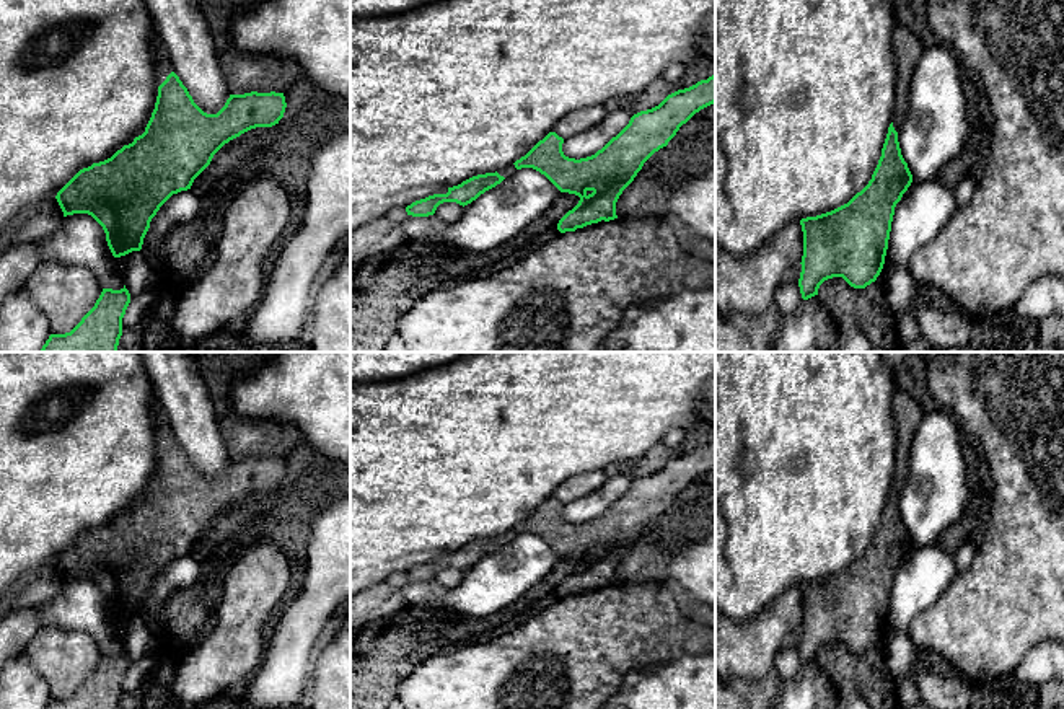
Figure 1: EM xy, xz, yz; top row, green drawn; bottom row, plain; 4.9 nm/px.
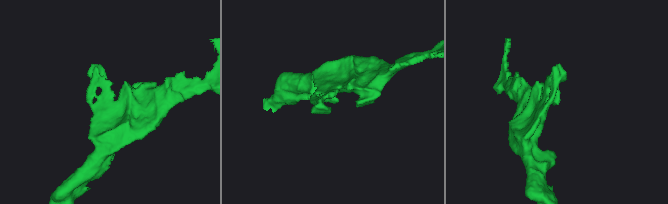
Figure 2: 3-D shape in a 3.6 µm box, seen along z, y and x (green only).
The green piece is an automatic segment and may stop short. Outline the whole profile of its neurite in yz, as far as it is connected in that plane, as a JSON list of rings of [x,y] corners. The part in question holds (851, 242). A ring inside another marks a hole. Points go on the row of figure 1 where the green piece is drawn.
[[[904,16],[895,28],[896,98],[882,156],[868,184],[847,204],[800,220],[803,256],[798,287],[803,300],[820,285],[842,277],[865,288],[880,275],[888,249],[895,207],[912,183],[898,132],[909,106],[909,83],[926,46]]]

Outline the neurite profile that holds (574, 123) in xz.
[[[605,104],[582,108],[559,119],[554,130],[559,137],[570,139],[583,130],[595,127],[608,114]]]

